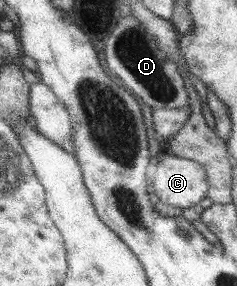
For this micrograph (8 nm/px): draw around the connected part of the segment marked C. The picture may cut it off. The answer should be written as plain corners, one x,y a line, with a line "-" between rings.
168,153
157,167
151,188
165,204
185,209
208,197
208,175
201,163

